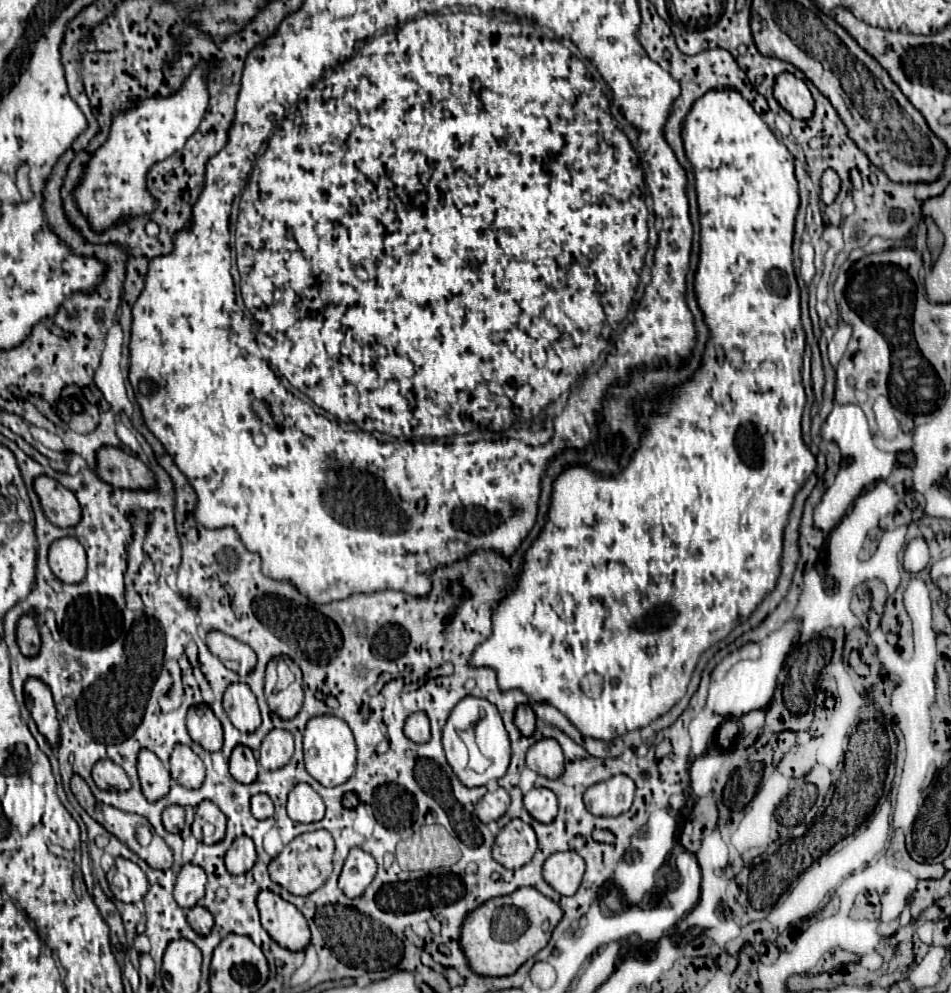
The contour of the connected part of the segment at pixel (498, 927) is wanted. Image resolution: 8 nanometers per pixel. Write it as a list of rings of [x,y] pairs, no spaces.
[[[521,887],[511,895],[493,897],[483,903],[483,907],[467,913],[467,919],[461,925],[461,951],[465,953],[471,971],[477,975],[513,975],[527,959],[537,955],[547,945],[561,917],[563,911],[555,901],[547,899],[533,887]]]

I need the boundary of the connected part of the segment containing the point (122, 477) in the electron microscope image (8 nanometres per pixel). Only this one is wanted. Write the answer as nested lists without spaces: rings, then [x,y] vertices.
[[[101,447],[97,451],[97,475],[119,489],[151,489],[155,485],[149,467],[121,447]]]

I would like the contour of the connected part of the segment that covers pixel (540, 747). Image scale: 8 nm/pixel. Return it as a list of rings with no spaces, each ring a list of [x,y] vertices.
[[[541,739],[527,751],[527,767],[549,779],[557,779],[563,773],[563,751],[555,739]]]

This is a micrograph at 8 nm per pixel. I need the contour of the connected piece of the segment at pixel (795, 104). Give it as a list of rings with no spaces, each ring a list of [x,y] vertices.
[[[791,73],[777,75],[773,95],[779,105],[789,111],[795,119],[809,119],[813,115],[813,97],[803,81]]]

